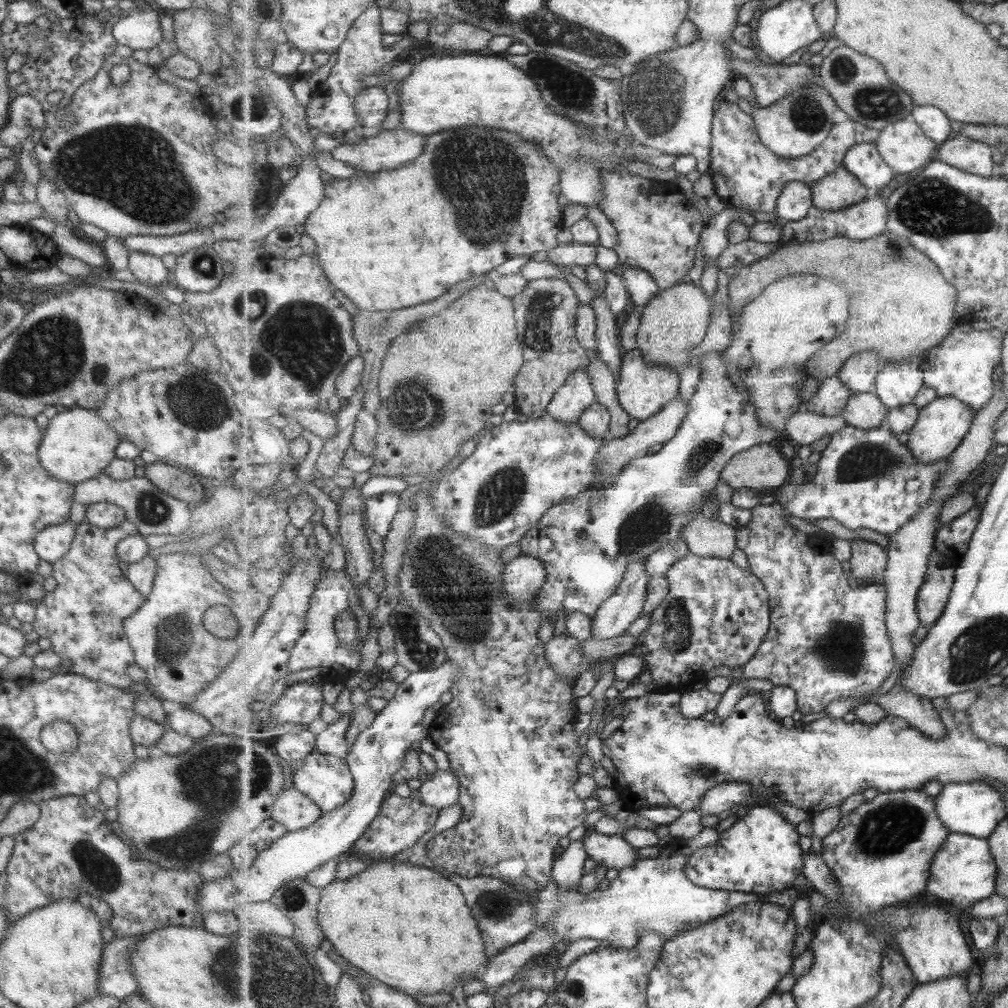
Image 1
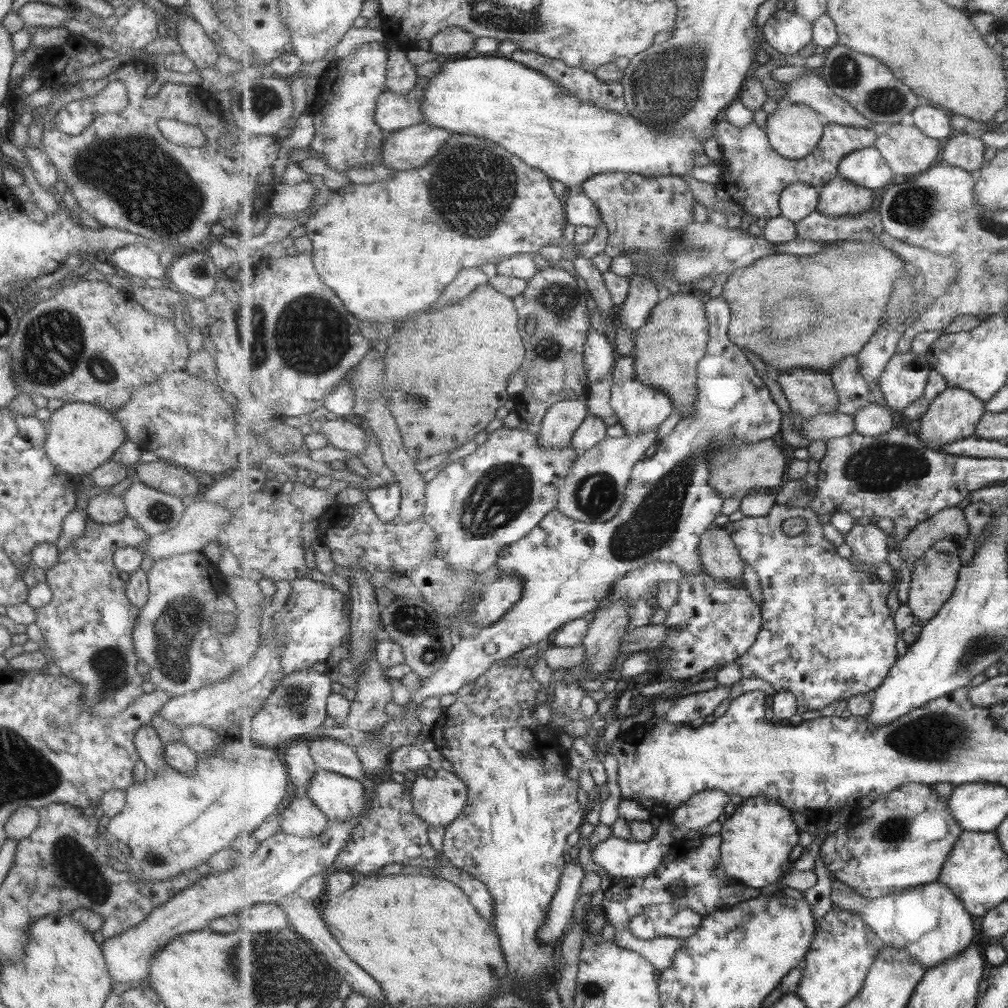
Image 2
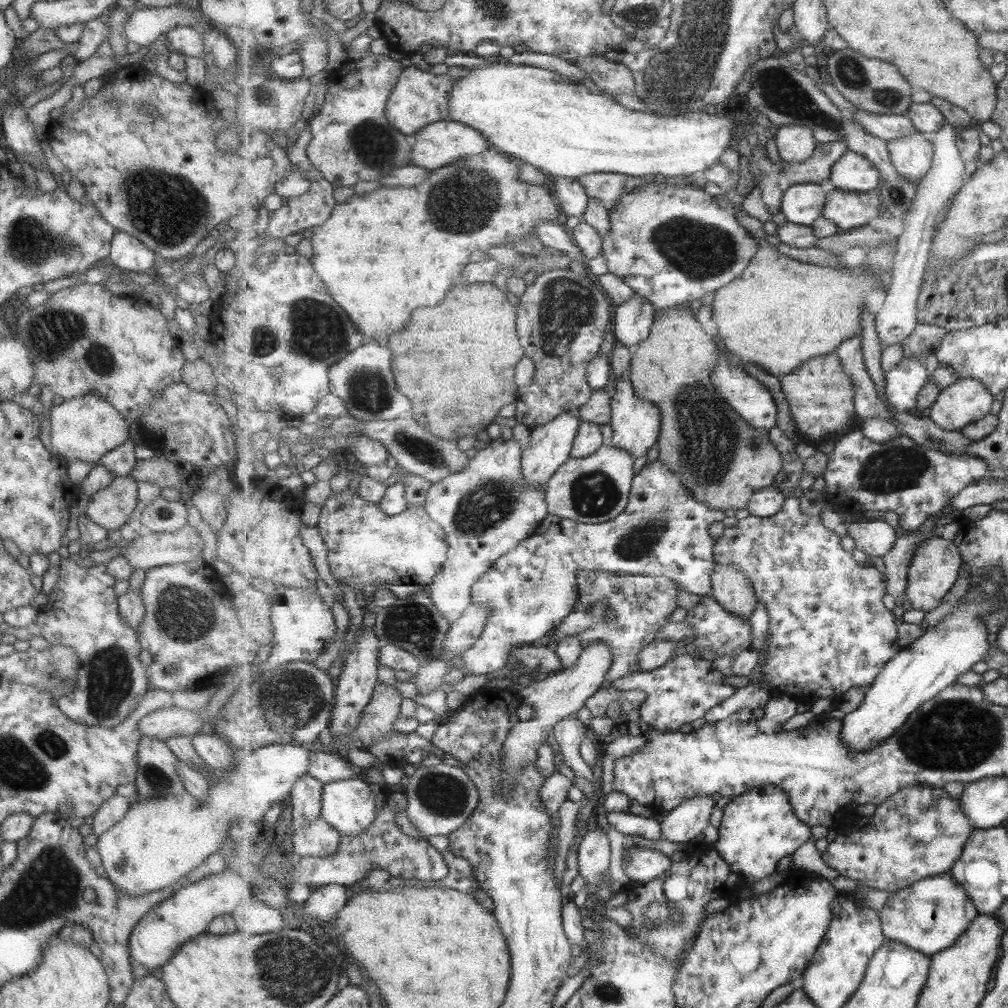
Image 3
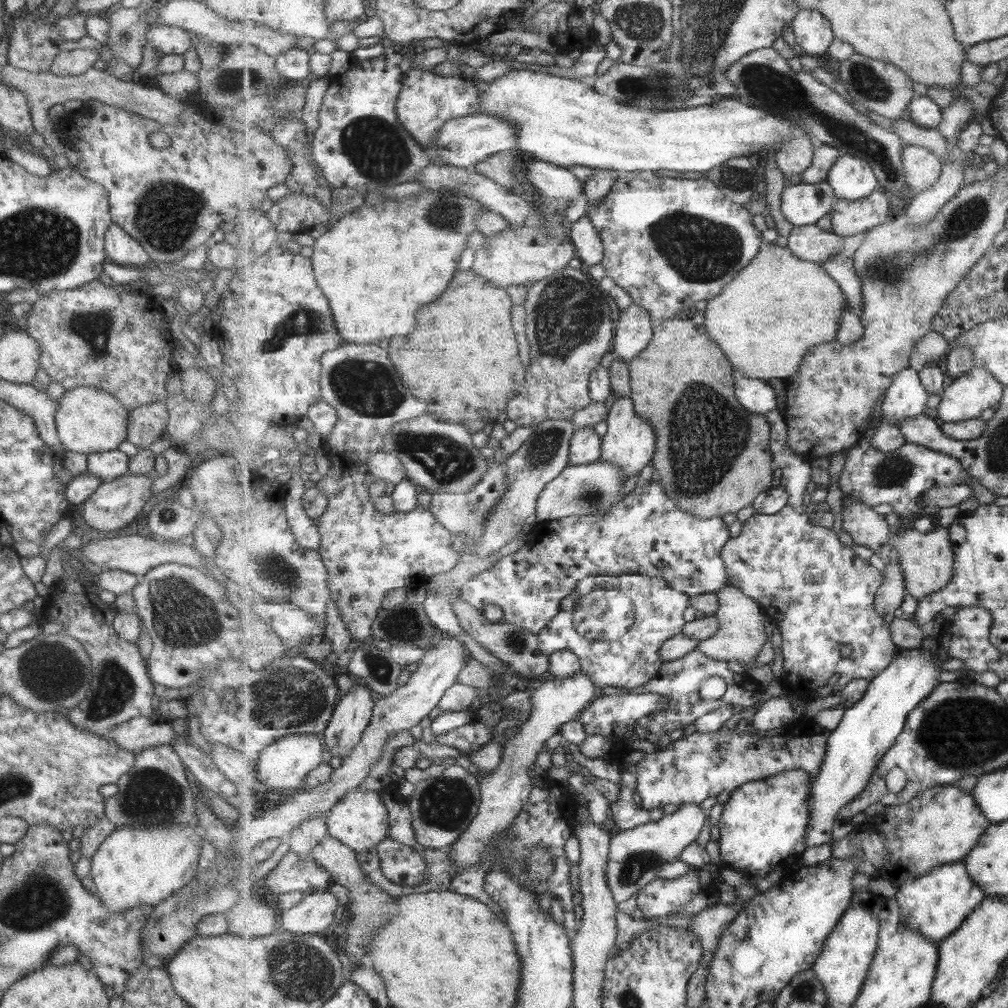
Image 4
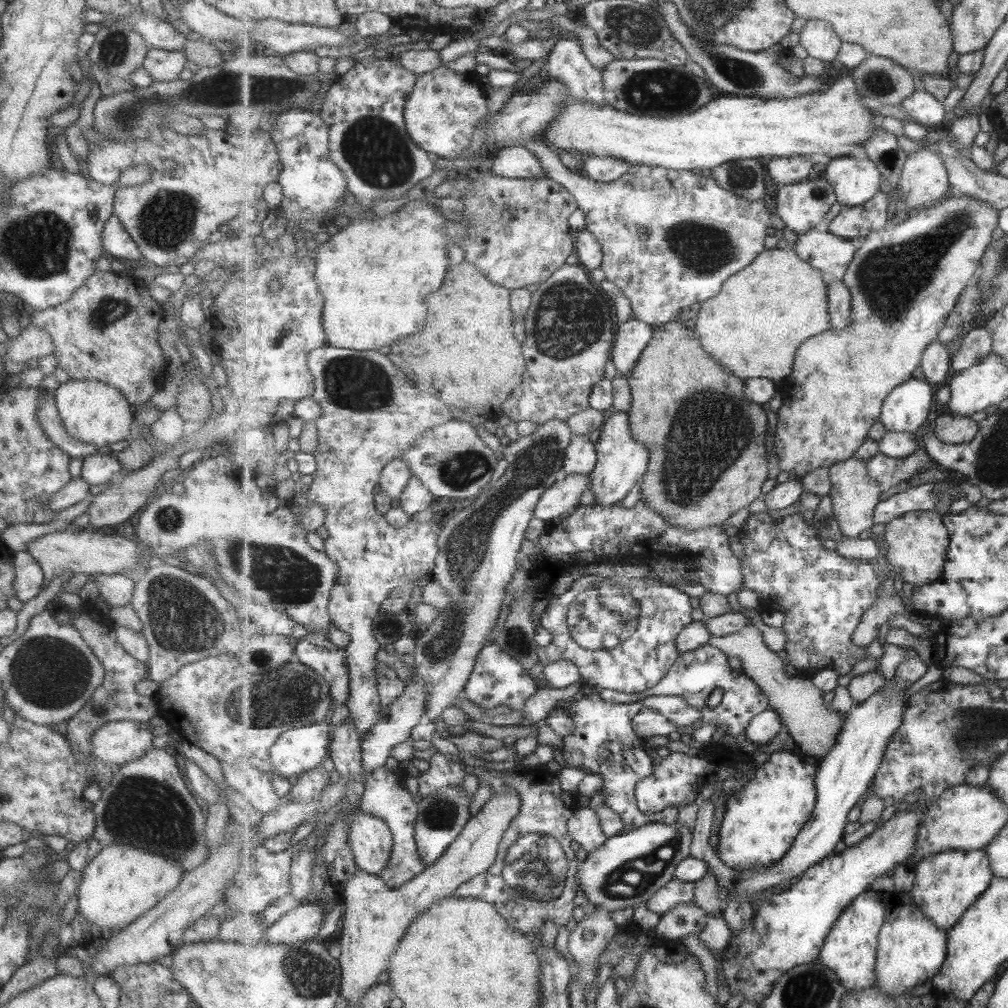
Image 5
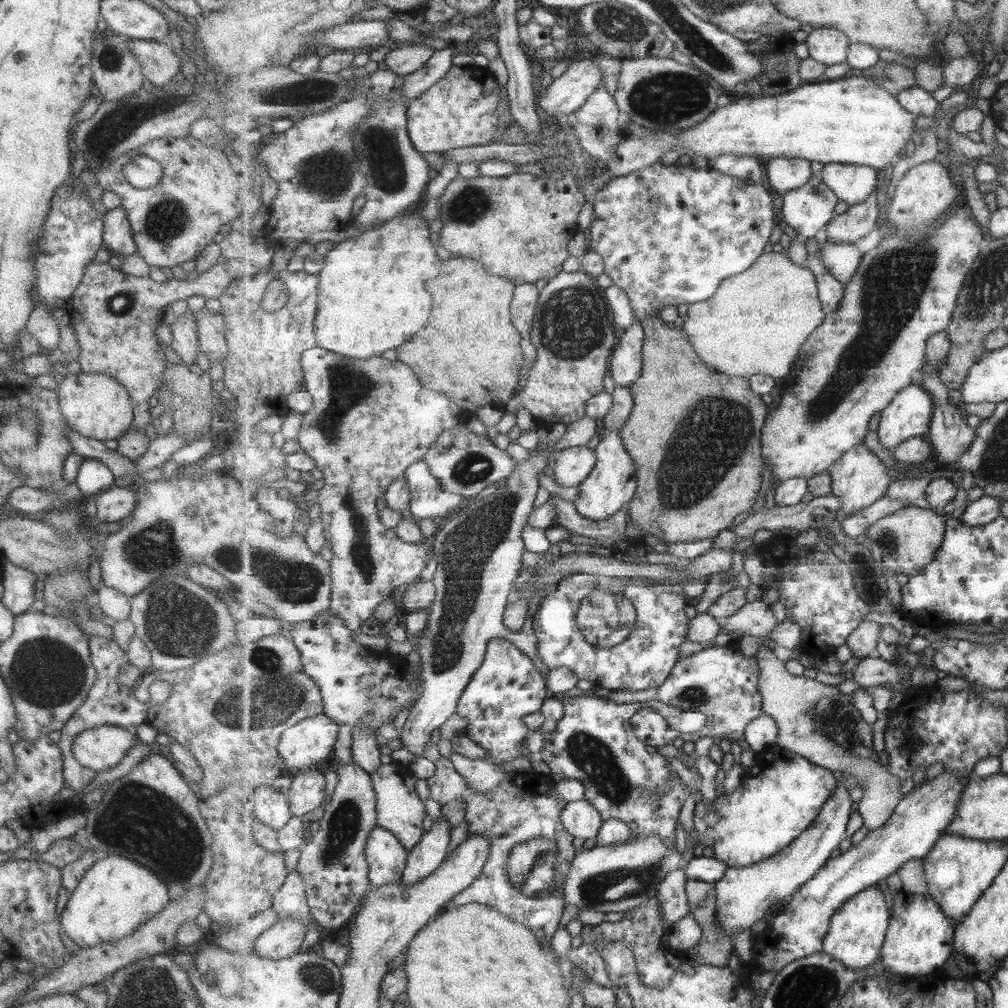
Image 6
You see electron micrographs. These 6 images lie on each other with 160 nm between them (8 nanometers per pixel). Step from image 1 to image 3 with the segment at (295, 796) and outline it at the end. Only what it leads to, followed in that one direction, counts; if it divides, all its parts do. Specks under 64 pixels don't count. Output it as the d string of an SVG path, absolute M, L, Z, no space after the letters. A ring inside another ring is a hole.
M321 816L293 829L293 854L299 857L327 858L340 849L344 836Z

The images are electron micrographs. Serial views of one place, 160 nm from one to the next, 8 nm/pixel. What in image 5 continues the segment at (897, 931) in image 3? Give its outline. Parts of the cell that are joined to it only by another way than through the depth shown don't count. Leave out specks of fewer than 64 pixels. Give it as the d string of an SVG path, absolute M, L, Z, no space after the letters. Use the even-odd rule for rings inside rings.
M985 849L946 850L939 854L930 854L916 866L915 872L915 887L911 891L915 906L919 906L941 930L947 932L953 929L968 908L976 904L984 892L989 890L995 878L989 853Z

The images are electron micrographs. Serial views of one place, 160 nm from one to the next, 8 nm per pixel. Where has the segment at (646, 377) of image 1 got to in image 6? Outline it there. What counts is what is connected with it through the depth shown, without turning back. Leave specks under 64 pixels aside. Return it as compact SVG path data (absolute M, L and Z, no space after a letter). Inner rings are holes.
M609 431L600 435L601 440L596 447L598 465L587 480L579 486L578 499L574 501L577 510L591 520L608 520L613 514L621 512L635 496L638 487L637 467L635 461L624 447L619 431Z

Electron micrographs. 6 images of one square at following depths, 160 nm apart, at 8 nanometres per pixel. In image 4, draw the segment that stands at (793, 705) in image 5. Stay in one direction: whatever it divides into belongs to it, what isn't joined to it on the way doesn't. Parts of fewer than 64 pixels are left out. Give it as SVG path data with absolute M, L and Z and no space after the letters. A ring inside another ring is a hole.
M731 584L717 592L717 594L721 606L715 615L721 623L721 628L715 636L700 641L698 649L707 653L707 656L711 658L727 662L735 660L735 662L740 662L746 670L750 669L751 664L754 664L758 659L765 643L770 640L770 636L767 636L768 632L765 630L766 614L756 600L749 598L740 588Z

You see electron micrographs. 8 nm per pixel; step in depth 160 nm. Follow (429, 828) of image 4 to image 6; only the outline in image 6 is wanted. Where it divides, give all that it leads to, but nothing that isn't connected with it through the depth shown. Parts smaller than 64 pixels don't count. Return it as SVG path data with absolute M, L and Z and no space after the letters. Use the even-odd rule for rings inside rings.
M442 817L440 821L433 821L431 827L410 852L408 866L401 881L403 886L425 881L445 863L447 848L451 842L451 824Z

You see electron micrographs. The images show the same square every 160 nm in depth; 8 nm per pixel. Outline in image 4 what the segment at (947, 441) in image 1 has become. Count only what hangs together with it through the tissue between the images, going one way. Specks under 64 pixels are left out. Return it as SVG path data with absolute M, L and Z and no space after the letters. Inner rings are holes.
M973 367L965 375L950 380L944 390L938 407L938 419L941 423L959 423L965 420L981 418L983 414L1001 403L1004 386L999 379L985 367Z

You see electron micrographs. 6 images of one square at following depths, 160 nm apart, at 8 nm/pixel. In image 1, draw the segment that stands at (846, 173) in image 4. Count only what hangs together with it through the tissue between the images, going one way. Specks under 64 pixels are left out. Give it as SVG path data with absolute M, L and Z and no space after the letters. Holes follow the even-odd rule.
M864 142L854 146L844 158L844 167L869 190L889 186L897 176L893 167L885 162L876 143Z

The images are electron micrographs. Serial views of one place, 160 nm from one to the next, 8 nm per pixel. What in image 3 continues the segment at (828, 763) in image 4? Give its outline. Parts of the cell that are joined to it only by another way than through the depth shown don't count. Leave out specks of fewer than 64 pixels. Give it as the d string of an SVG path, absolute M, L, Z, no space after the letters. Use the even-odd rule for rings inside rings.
M992 579L990 583L984 583L982 589L986 593L985 599L981 599L980 595L969 603L966 603L965 599L962 604L959 603L953 609L951 614L946 615L941 623L937 626L927 627L921 638L908 647L903 648L899 654L896 654L885 666L885 669L879 673L876 681L873 682L870 689L866 692L864 703L842 719L842 740L844 740L844 744L848 748L851 748L851 752L869 750L874 746L877 747L880 742L885 742L889 737L893 737L924 702L933 701L944 688L951 686L957 680L957 676L961 676L963 672L971 671L974 664L983 661L982 658L985 653L990 651L988 630L984 623L984 616L995 608L994 592L998 591L997 580Z

